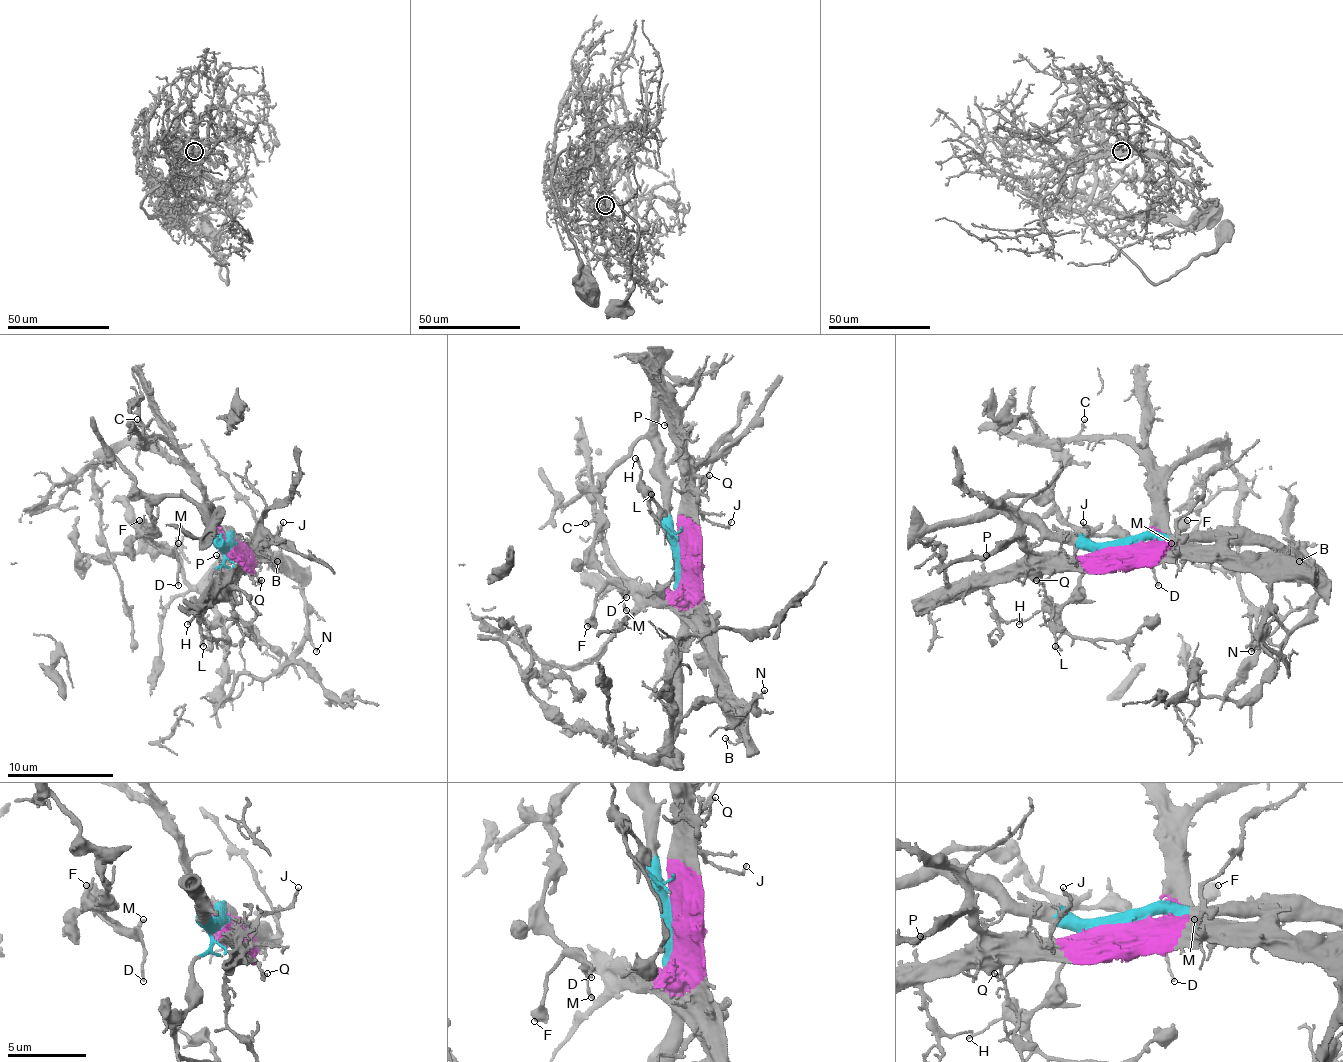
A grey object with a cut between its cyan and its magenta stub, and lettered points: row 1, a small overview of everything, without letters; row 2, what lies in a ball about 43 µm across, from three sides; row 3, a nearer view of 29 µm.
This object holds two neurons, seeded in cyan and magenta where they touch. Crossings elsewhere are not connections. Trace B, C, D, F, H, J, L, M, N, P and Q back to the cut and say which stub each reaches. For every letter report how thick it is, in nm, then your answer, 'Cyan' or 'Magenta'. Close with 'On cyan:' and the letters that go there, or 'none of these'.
B: Thickness 160 nm. Magenta
C: Thickness 160 nm. Magenta
D: Thickness 150 nm. Cyan
F: Thickness 600 nm. Cyan
H: Thickness 150 nm. Cyan
J: Thickness 140 nm. Magenta
L: Thickness 110 nm. Cyan
M: Thickness 180 nm. Cyan
N: Thickness 80 nm. Magenta
P: Thickness 110 nm. Magenta
Q: Thickness 140 nm. Magenta
On cyan: D, F, H, L, M

